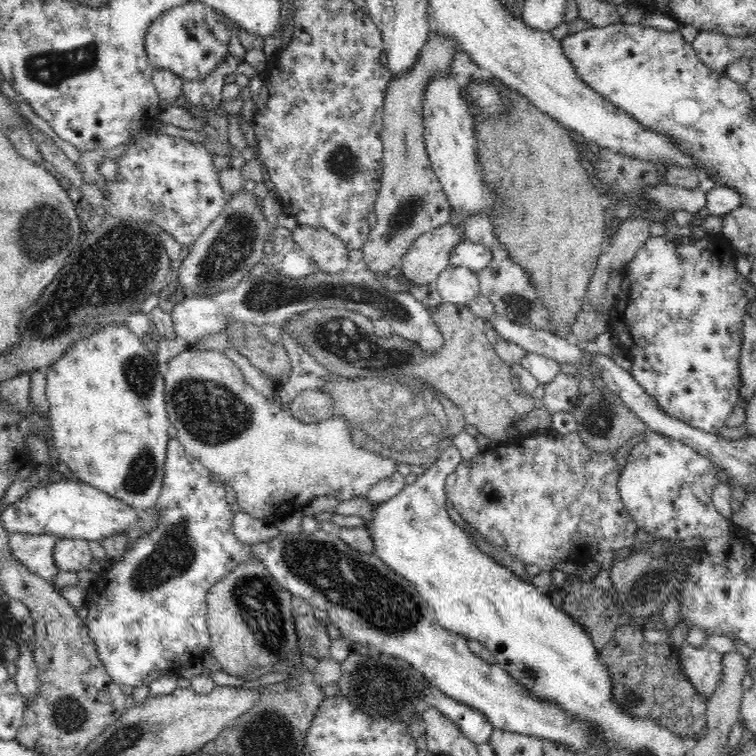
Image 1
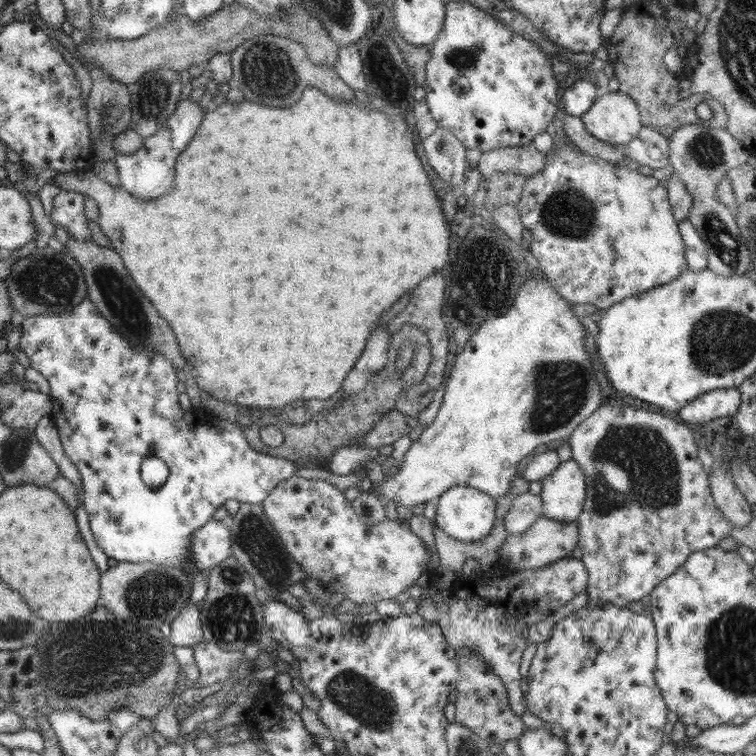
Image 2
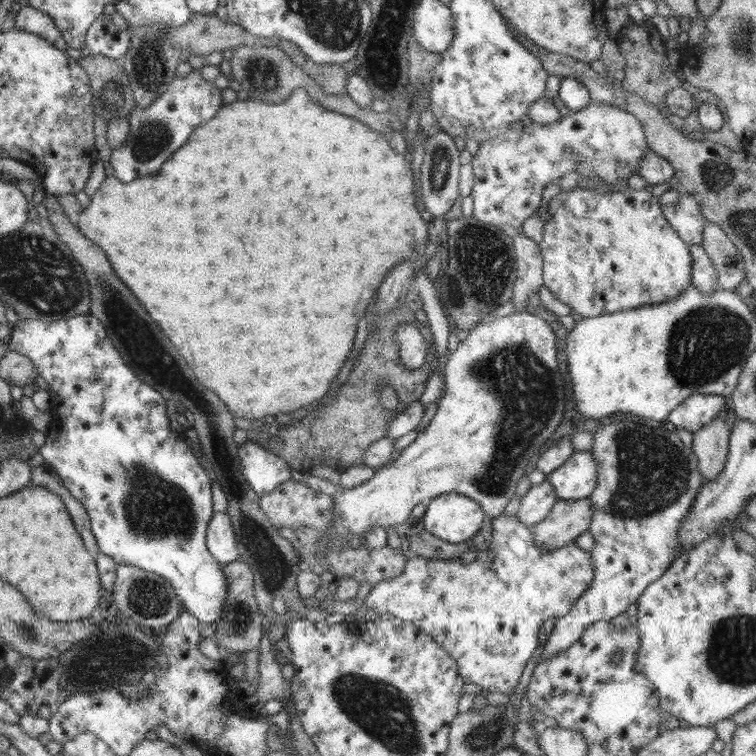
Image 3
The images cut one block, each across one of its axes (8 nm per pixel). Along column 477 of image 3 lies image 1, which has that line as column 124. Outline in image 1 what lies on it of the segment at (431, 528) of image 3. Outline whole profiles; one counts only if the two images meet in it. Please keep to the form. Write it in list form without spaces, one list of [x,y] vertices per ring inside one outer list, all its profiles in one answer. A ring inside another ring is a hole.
[[[77,479],[63,480],[33,488],[16,504],[3,510],[1,522],[9,534],[53,535],[61,539],[100,541],[110,536],[126,533],[130,525],[138,522],[138,512],[123,502]]]

